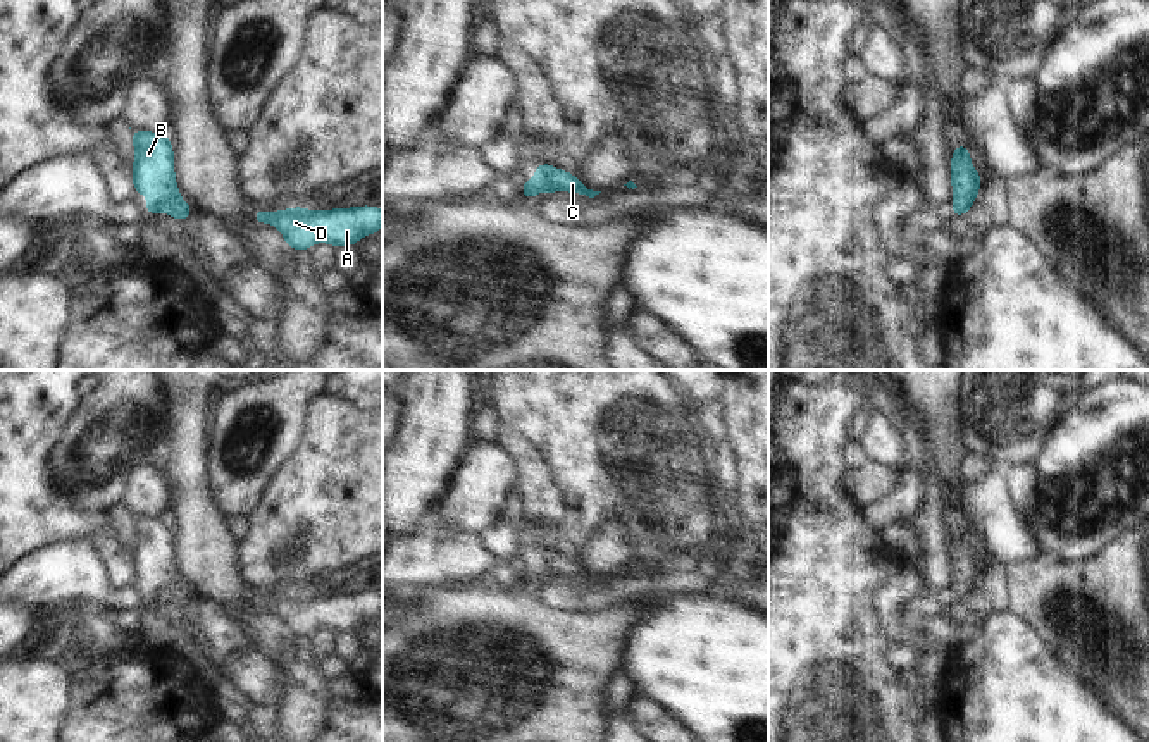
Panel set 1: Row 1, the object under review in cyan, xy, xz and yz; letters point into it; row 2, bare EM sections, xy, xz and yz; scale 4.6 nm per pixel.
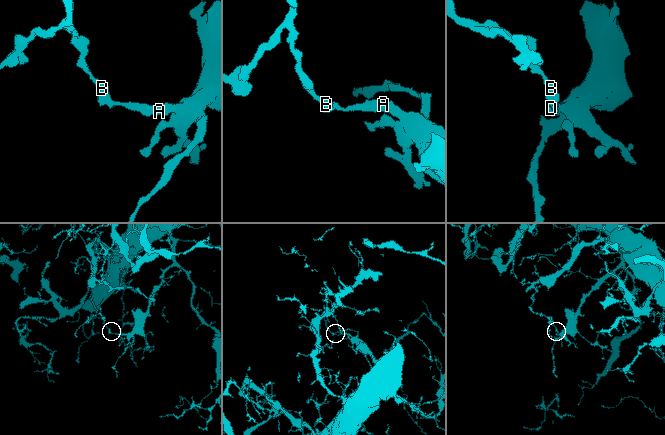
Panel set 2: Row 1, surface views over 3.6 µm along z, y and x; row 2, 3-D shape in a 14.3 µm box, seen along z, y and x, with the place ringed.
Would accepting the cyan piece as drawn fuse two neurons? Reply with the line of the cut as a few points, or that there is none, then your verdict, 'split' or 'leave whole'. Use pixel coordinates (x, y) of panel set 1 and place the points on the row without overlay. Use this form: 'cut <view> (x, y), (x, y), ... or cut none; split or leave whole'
cut none; leave whole

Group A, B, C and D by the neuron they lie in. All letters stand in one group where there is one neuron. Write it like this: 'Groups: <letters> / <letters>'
Groups: A B C D.

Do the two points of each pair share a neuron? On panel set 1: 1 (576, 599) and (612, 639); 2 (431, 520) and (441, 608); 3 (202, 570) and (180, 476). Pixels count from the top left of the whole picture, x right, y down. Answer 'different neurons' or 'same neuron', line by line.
1: different neurons
2: different neurons
3: same neuron

